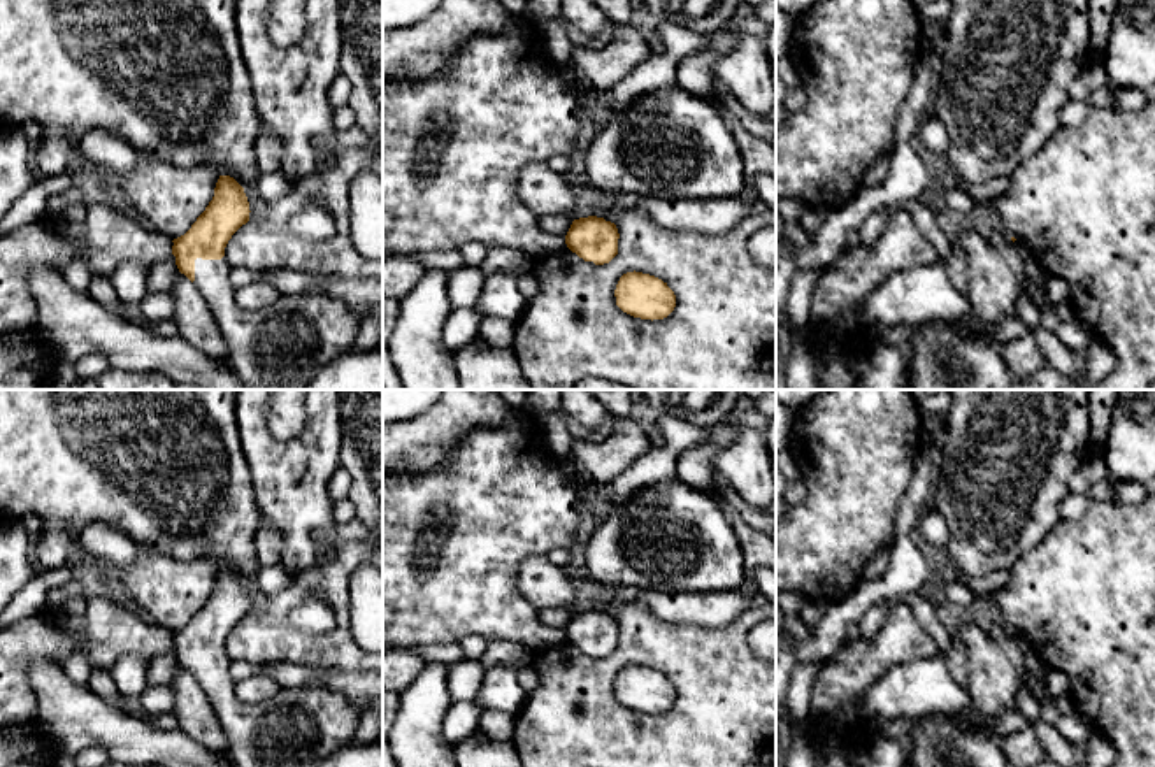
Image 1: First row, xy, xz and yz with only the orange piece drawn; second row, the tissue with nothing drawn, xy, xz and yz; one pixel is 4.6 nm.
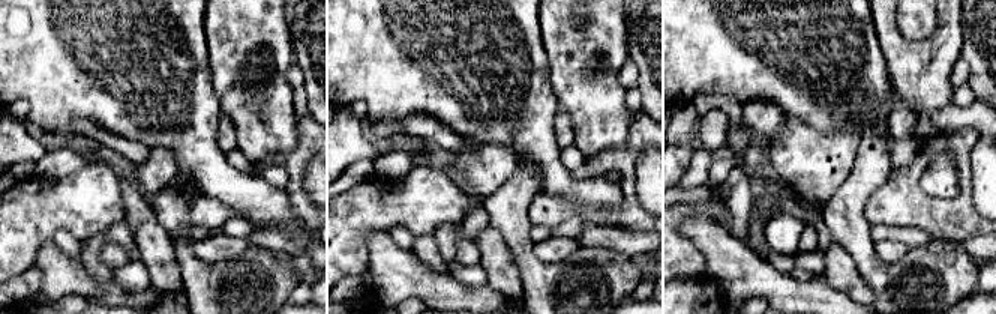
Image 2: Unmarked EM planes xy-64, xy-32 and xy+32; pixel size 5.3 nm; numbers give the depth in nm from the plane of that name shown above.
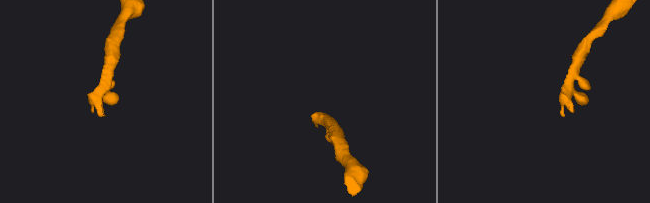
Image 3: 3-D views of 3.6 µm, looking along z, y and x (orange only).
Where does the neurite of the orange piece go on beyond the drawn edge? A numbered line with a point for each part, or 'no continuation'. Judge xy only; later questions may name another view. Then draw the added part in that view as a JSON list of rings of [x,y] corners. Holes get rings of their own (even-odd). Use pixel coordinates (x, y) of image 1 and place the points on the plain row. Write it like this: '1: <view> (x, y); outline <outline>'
1: xy (302, 725); outline [[[195,653],[200,685],[228,739],[232,767],[319,767],[349,744],[362,709],[323,685],[283,686],[263,704],[244,704],[230,676],[230,656]]]

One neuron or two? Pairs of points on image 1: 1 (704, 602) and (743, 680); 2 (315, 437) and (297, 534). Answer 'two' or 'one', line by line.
1: two
2: one

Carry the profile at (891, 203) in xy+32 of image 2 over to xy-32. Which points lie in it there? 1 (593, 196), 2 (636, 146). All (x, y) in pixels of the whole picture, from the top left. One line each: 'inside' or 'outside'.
1: outside
2: inside

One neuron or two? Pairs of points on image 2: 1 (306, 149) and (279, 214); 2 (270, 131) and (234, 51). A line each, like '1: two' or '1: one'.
1: two
2: one

